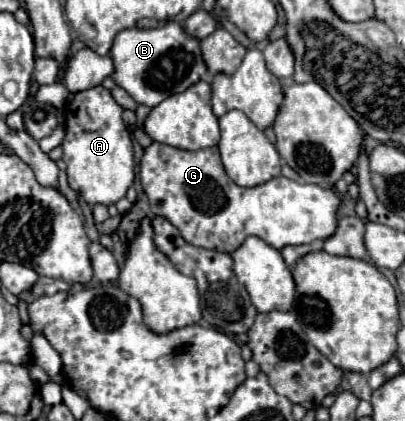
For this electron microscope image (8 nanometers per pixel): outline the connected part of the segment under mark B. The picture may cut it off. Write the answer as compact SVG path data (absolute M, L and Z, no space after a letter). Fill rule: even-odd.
M167 21L157 29L125 29L121 31L109 51L113 59L113 75L117 87L125 89L135 103L155 107L165 97L185 91L189 85L197 83L205 73L205 61L201 57L201 47L195 37L189 37L183 27L175 21Z

